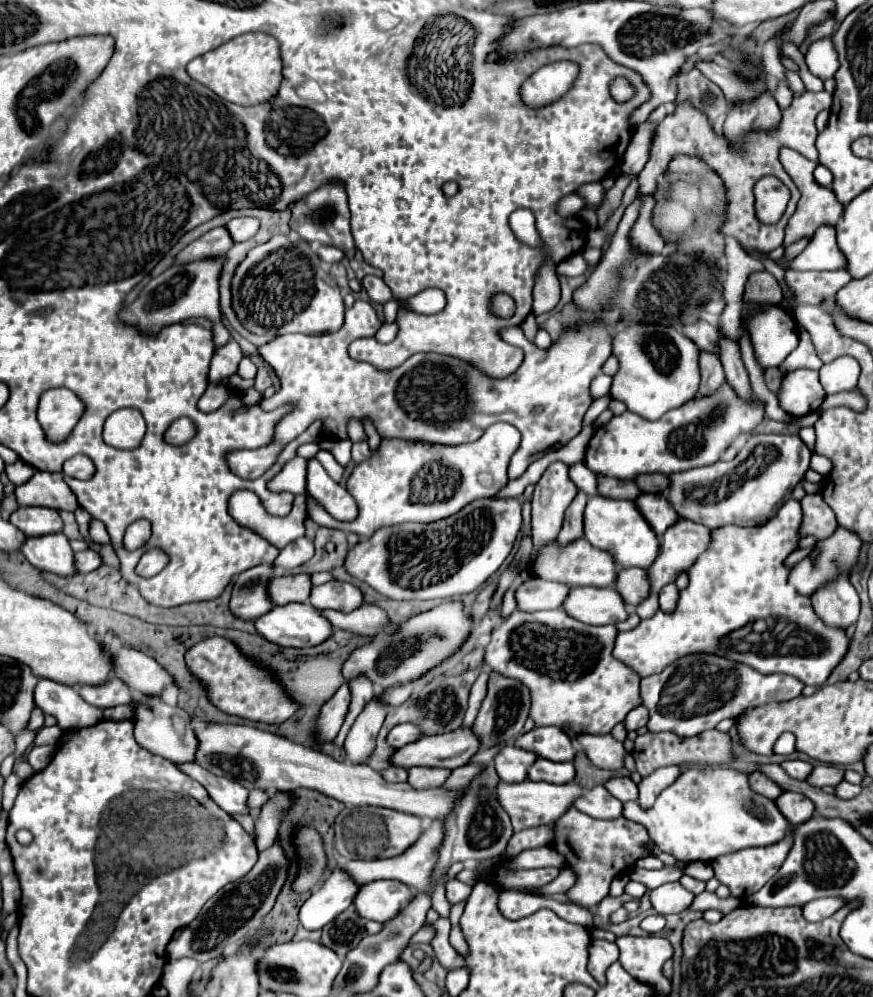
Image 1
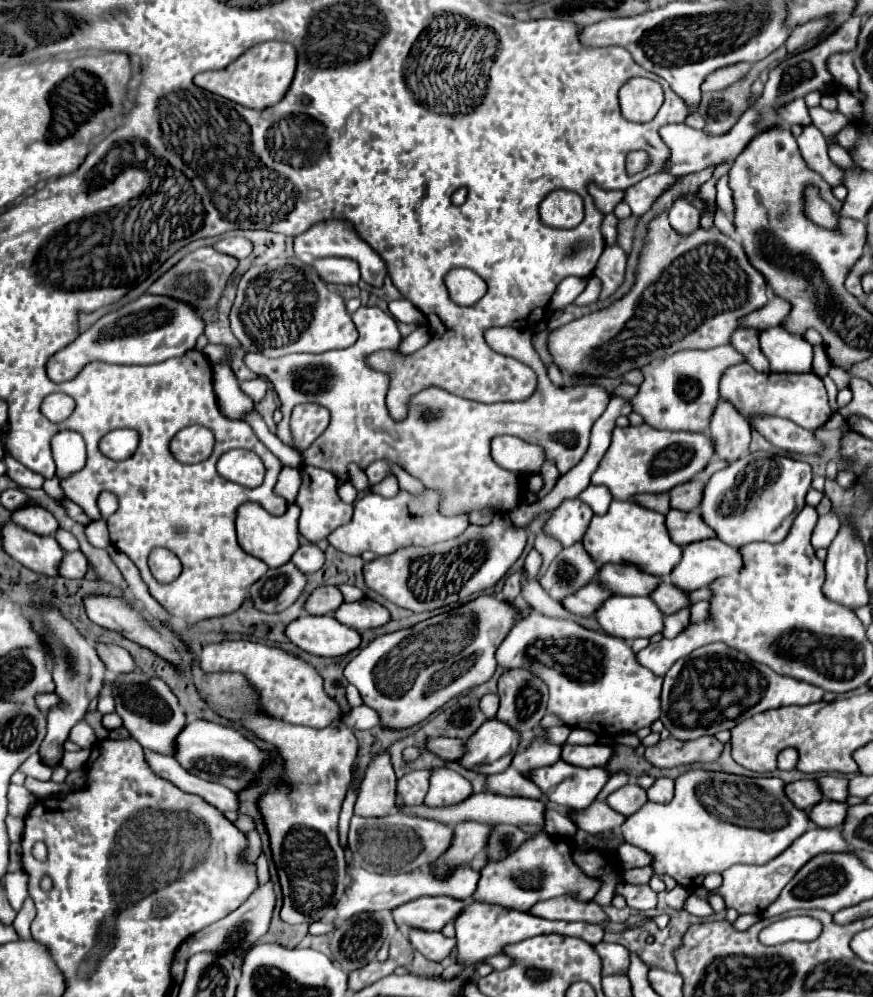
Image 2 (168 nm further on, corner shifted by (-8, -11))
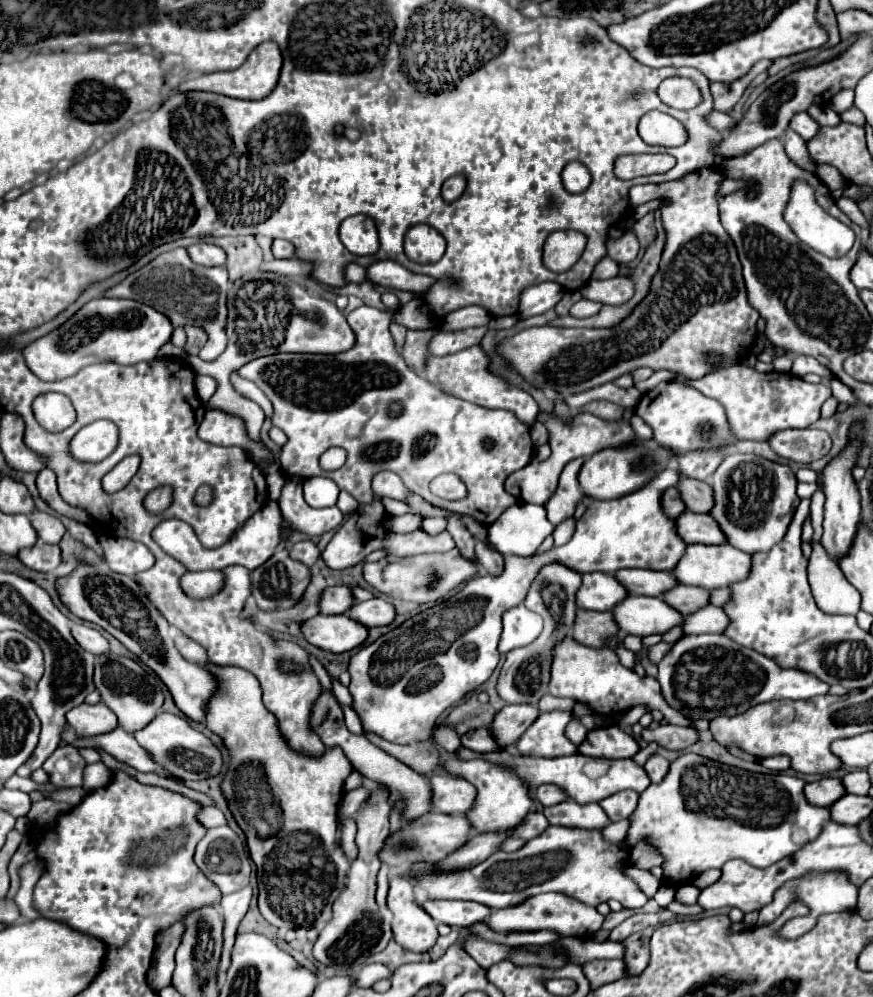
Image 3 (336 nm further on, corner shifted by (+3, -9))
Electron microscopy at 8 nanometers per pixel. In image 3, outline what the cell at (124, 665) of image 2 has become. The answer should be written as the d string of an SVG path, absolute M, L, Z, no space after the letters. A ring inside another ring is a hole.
M73 622L73 624L71 624L71 634L73 634L73 638L77 640L77 644L79 644L83 650L87 650L87 652L91 652L91 654L95 654L95 656L109 652L109 642L107 642L95 628L91 628L91 626Z

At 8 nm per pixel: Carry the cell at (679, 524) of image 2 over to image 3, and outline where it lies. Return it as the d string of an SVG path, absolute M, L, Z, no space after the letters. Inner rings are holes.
M687 512L679 516L677 532L687 544L725 544L725 534L709 514Z

